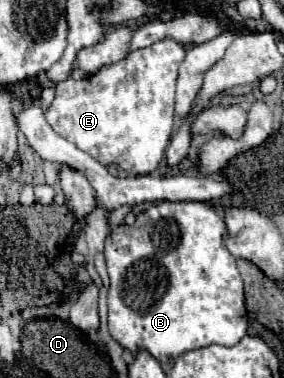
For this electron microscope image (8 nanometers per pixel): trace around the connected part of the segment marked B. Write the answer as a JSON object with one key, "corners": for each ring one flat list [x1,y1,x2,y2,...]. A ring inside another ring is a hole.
{"corners":[[159,201,141,211,133,225,117,225,105,243,109,269,109,331,131,353,147,349,157,361,169,361,179,353,213,343,237,345,247,333,243,279,235,257,223,243,225,223,215,209,203,203]]}

